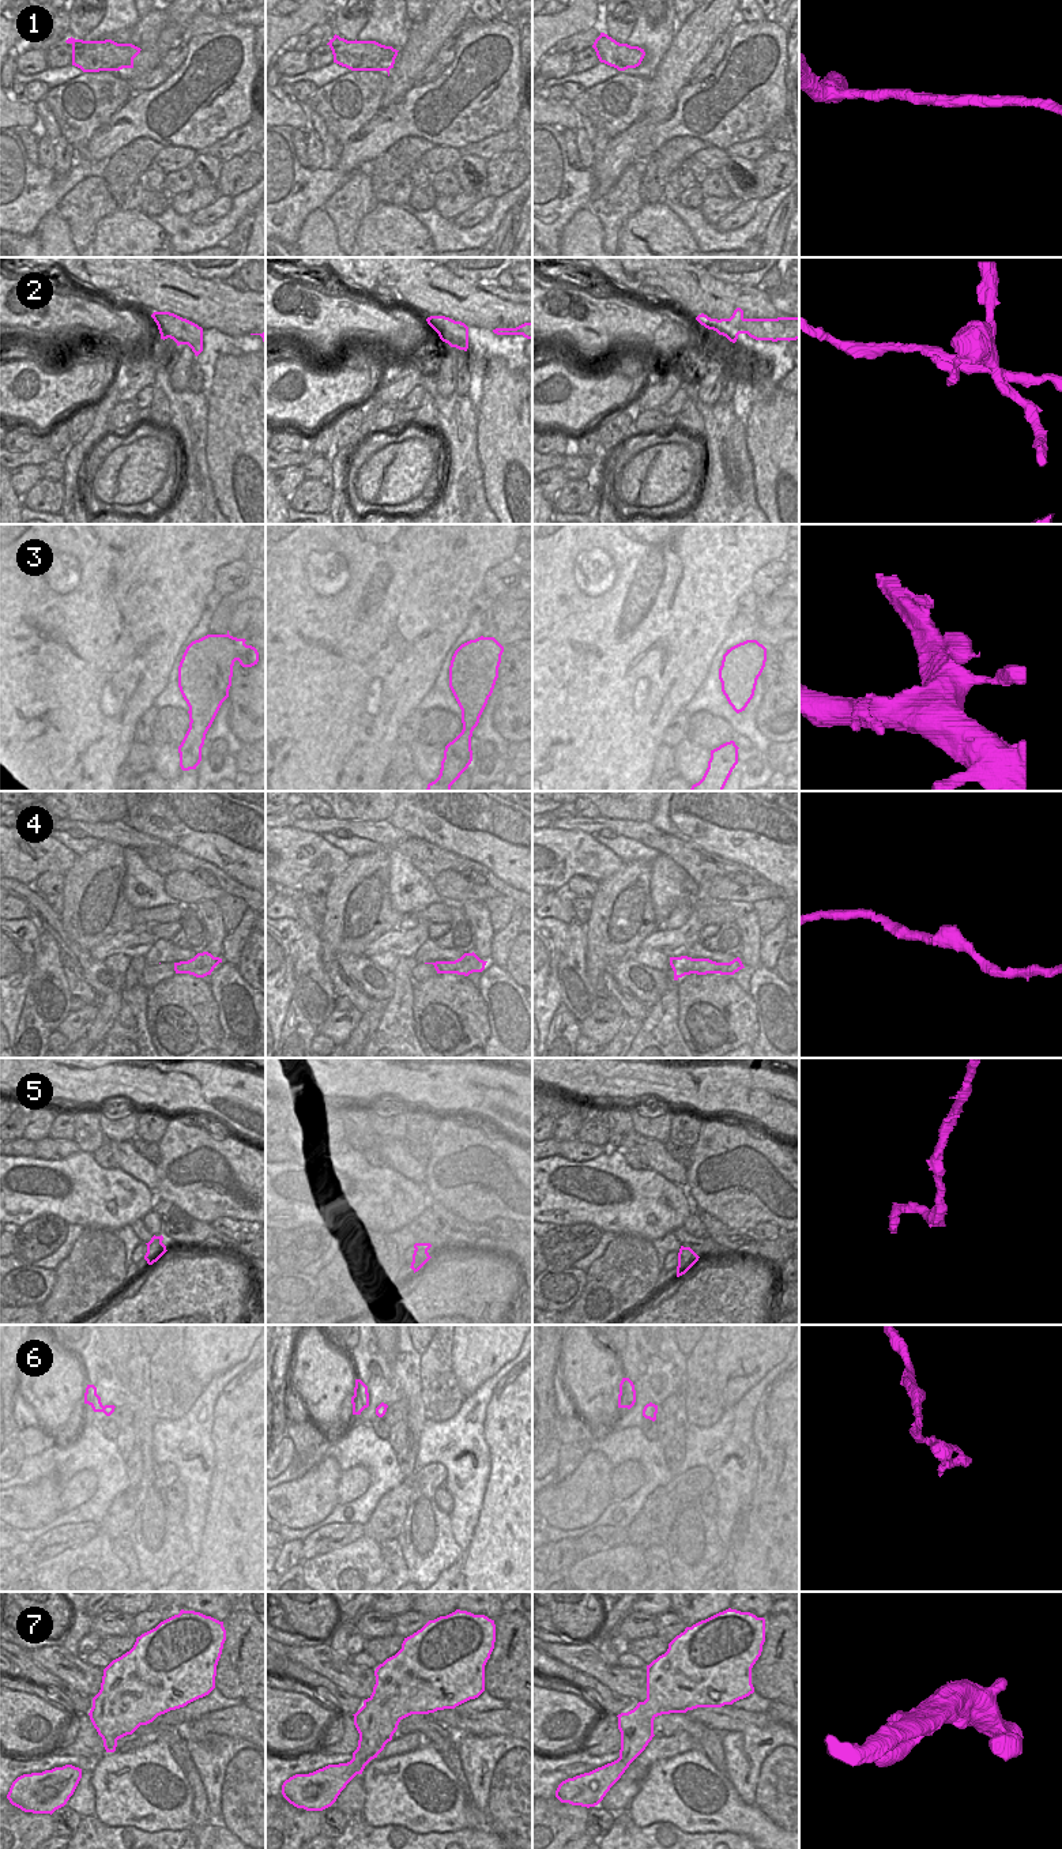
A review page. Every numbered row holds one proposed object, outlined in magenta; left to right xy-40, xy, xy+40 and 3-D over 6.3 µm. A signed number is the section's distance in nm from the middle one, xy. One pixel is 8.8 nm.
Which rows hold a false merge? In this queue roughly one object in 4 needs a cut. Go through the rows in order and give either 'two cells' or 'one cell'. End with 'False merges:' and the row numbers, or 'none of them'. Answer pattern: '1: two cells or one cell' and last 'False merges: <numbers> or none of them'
1: one cell
2: two cells
3: one cell
4: one cell
5: one cell
6: two cells
7: one cell
False merges: 2, 6

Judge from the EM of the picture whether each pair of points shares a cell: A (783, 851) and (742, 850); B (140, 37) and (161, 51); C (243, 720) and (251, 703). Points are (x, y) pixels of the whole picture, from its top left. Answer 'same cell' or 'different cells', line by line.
A: same cell
B: different cells
C: same cell

